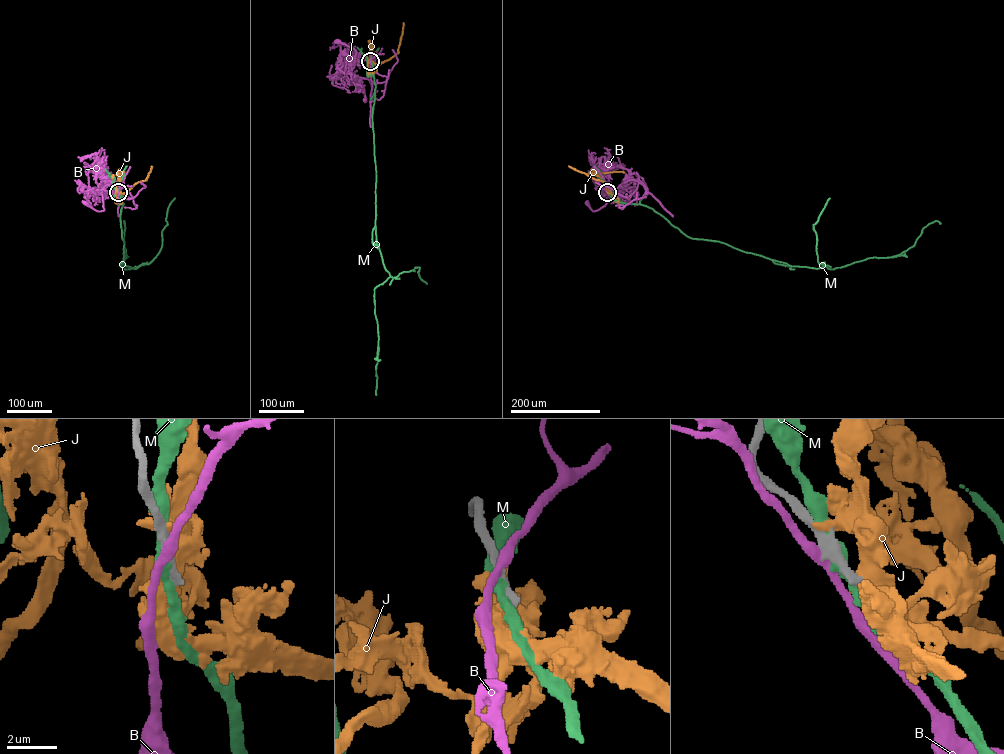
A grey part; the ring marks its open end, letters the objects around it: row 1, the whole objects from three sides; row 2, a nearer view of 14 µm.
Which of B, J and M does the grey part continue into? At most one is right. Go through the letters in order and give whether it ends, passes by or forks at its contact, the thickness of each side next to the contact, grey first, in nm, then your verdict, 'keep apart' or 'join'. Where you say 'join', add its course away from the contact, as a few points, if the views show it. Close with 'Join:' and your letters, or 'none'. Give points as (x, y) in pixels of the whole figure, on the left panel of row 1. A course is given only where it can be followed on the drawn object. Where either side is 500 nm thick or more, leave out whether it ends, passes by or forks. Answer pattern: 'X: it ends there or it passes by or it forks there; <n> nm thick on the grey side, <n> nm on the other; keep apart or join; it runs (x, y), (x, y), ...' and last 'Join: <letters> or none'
B: it passes by; 300 nm thick on the grey side, 360 nm on the other; keep apart
J: it forks there; 400 nm thick on the grey side, 440 nm on the other; keep apart
M: it passes by; 320 nm thick on the grey side, 480 nm on the other; keep apart
Join: none

